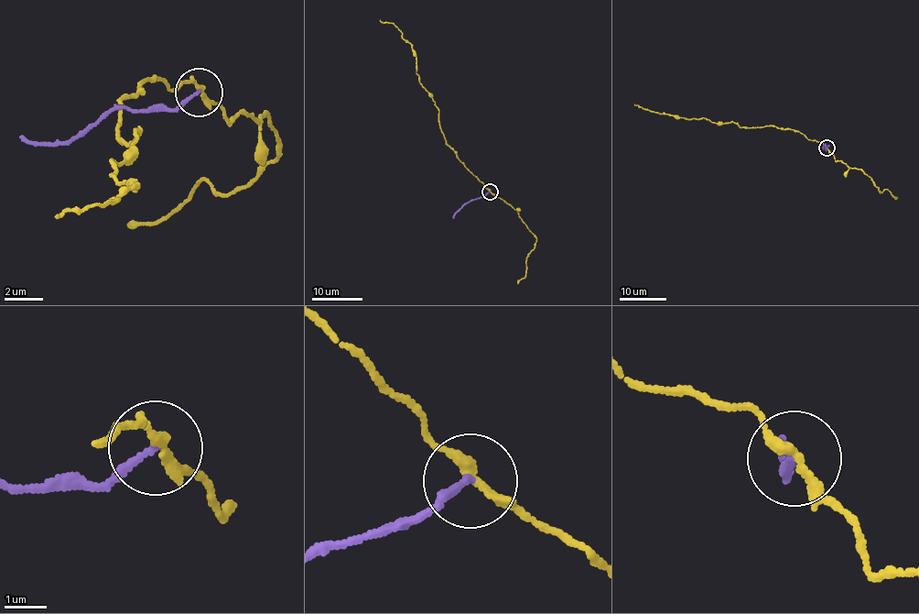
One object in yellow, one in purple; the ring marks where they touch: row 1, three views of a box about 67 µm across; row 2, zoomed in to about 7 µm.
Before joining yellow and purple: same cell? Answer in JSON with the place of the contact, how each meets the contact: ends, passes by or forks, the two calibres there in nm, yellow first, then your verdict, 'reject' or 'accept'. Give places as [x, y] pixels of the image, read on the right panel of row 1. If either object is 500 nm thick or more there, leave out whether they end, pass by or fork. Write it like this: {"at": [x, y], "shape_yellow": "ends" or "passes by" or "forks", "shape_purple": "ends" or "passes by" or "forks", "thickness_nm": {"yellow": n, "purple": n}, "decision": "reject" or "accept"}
{"at": [827, 148], "shape_yellow": "passes by", "shape_purple": "ends", "thickness_nm": {"yellow": 220, "purple": 180}, "decision": "reject"}

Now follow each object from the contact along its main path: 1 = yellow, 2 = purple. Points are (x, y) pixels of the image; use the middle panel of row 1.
1: (490, 192), (446, 142), (438, 108), (416, 72), (416, 55), (412, 46), (391, 23), (379, 20)
2: (490, 192), (464, 202), (452, 218)

